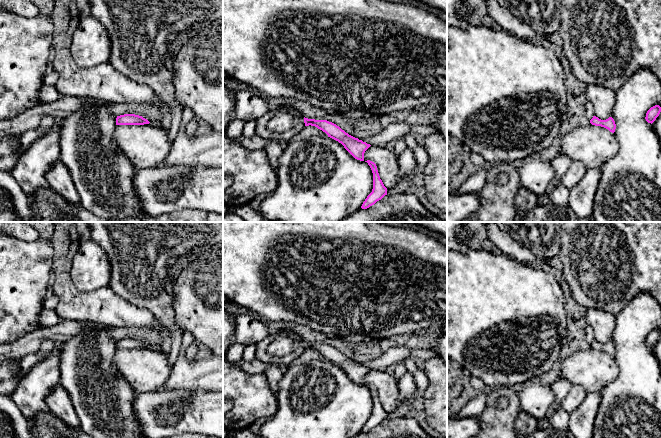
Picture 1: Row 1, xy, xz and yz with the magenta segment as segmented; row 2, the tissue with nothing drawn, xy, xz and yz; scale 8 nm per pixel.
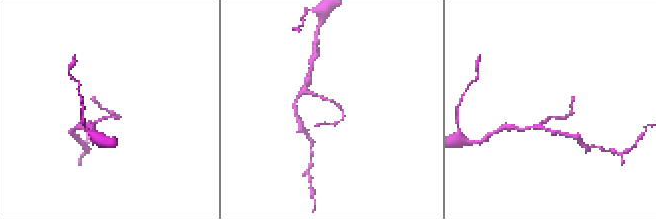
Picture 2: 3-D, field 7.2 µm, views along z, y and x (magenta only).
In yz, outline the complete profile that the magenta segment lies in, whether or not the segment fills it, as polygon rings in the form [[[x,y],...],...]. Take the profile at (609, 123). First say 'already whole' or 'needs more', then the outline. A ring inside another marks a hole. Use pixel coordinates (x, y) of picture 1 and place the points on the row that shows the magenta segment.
already whole | [[[593,116],[593,118],[590,120],[590,123],[595,126],[604,127],[612,133],[614,133],[615,129],[616,129],[616,124],[615,124],[615,121],[612,117],[609,117],[606,120],[601,120],[598,117]]]

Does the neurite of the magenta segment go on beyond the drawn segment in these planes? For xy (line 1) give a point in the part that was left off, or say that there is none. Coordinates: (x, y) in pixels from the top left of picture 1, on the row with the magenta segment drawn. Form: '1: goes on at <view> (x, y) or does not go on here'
1: does not go on here

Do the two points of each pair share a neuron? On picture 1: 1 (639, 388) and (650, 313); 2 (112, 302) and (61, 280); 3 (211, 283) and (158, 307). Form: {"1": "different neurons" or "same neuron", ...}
{"1": "same neuron", "2": "same neuron", "3": "different neurons"}

